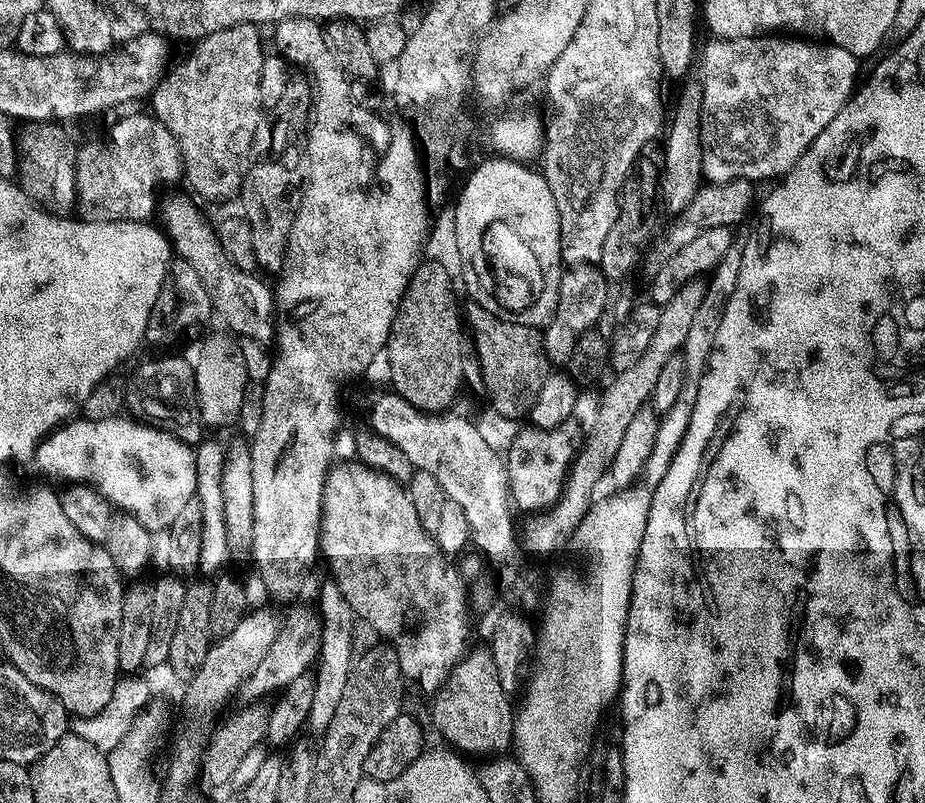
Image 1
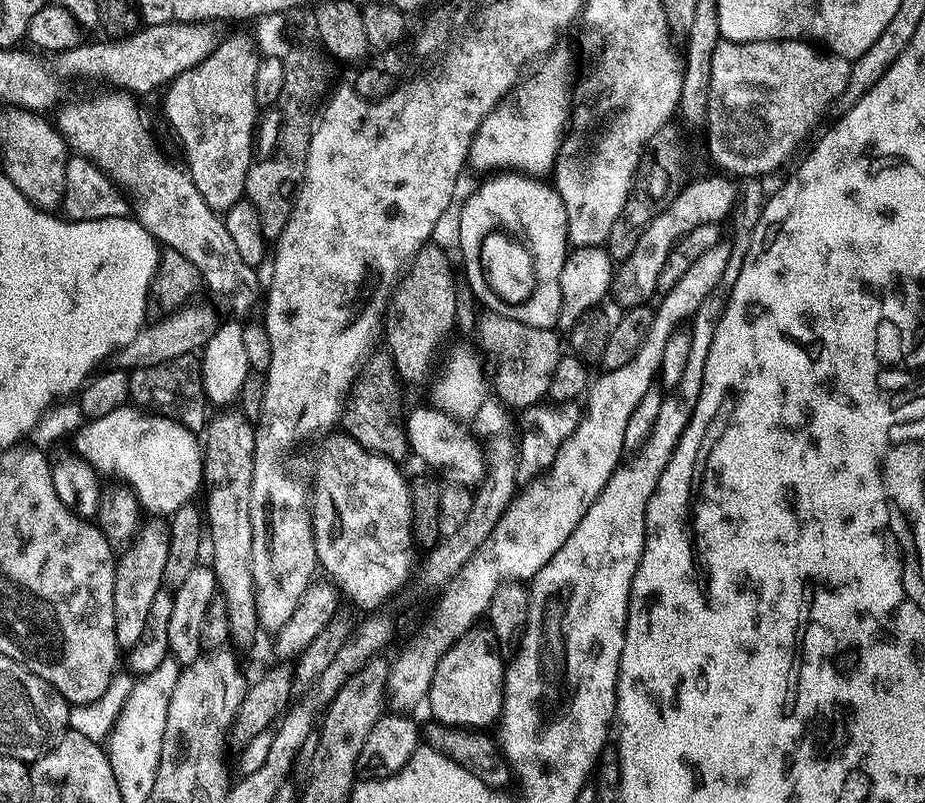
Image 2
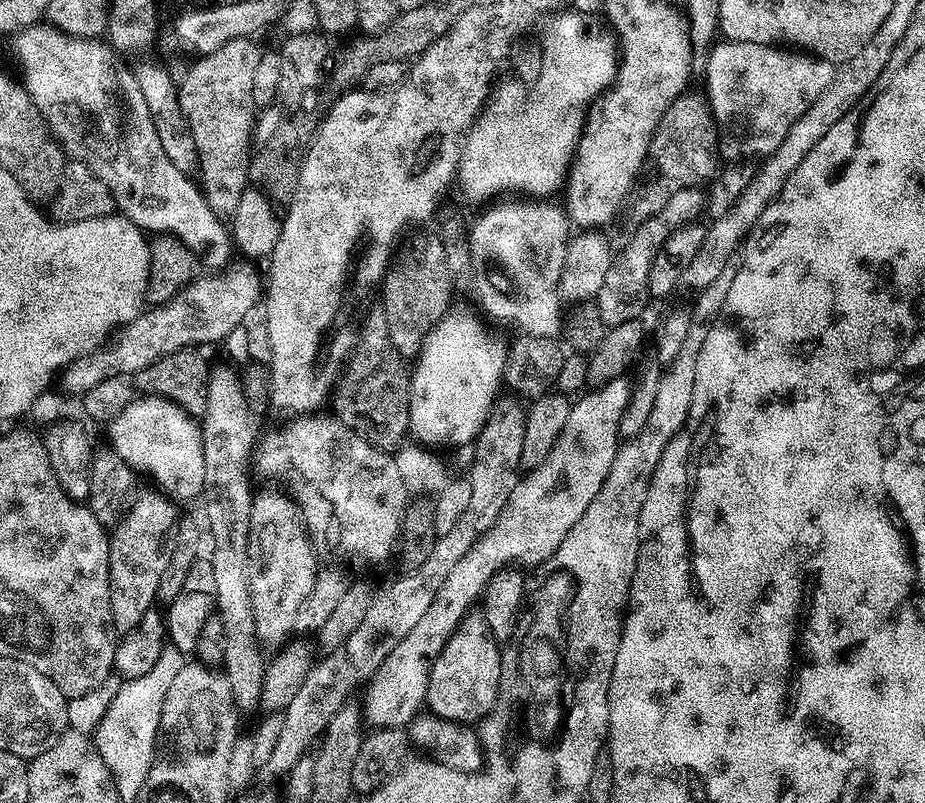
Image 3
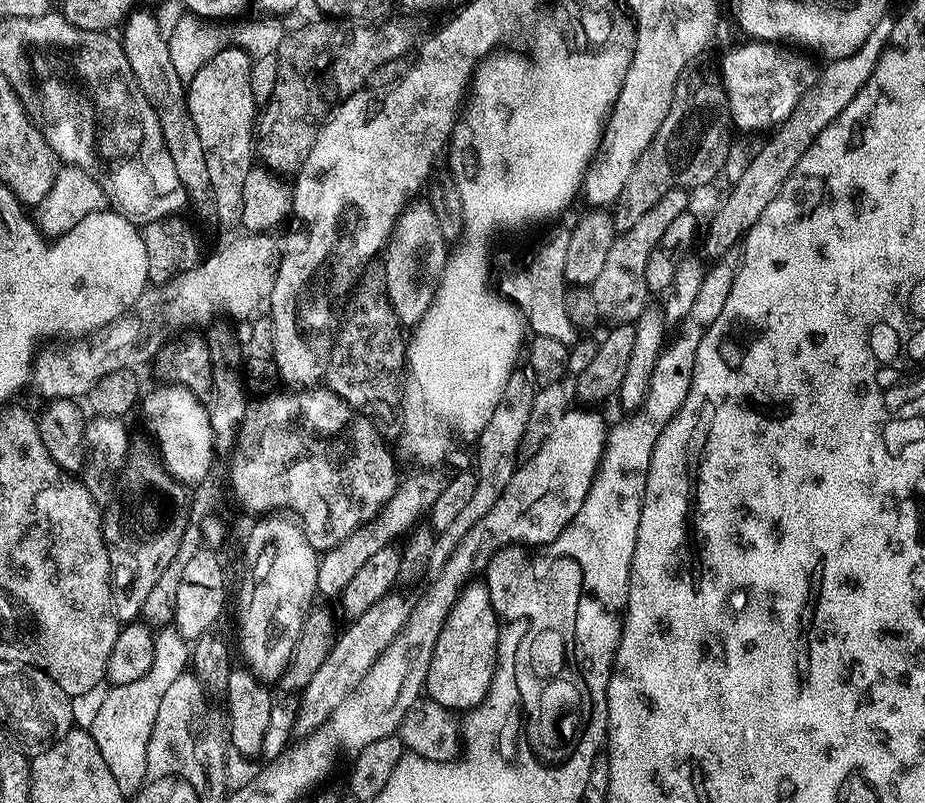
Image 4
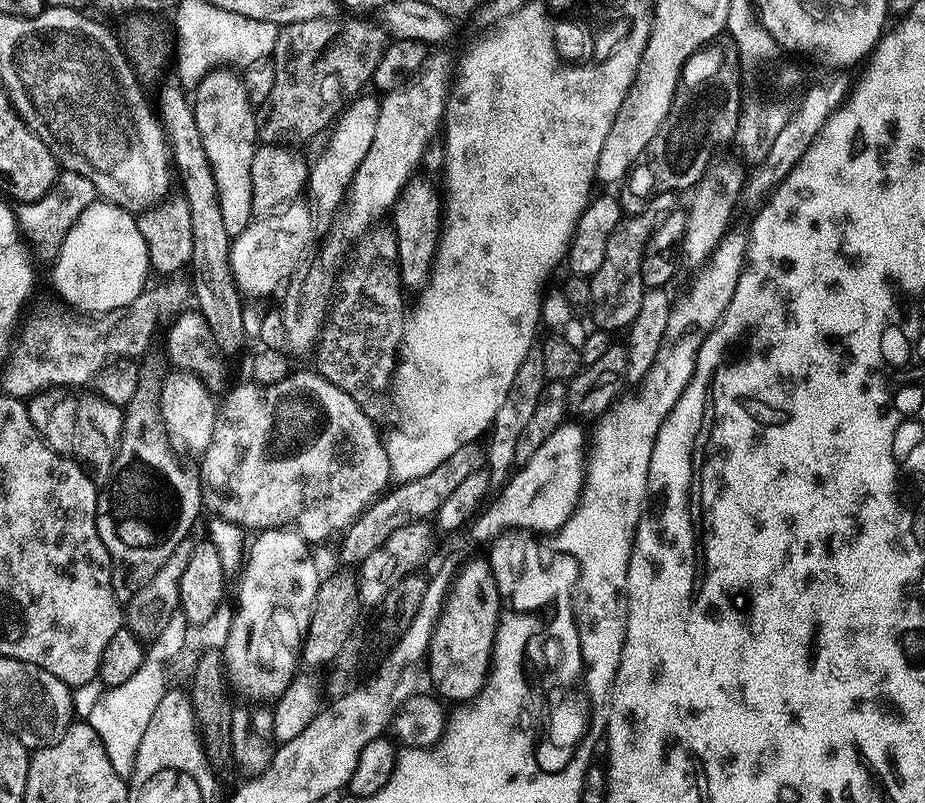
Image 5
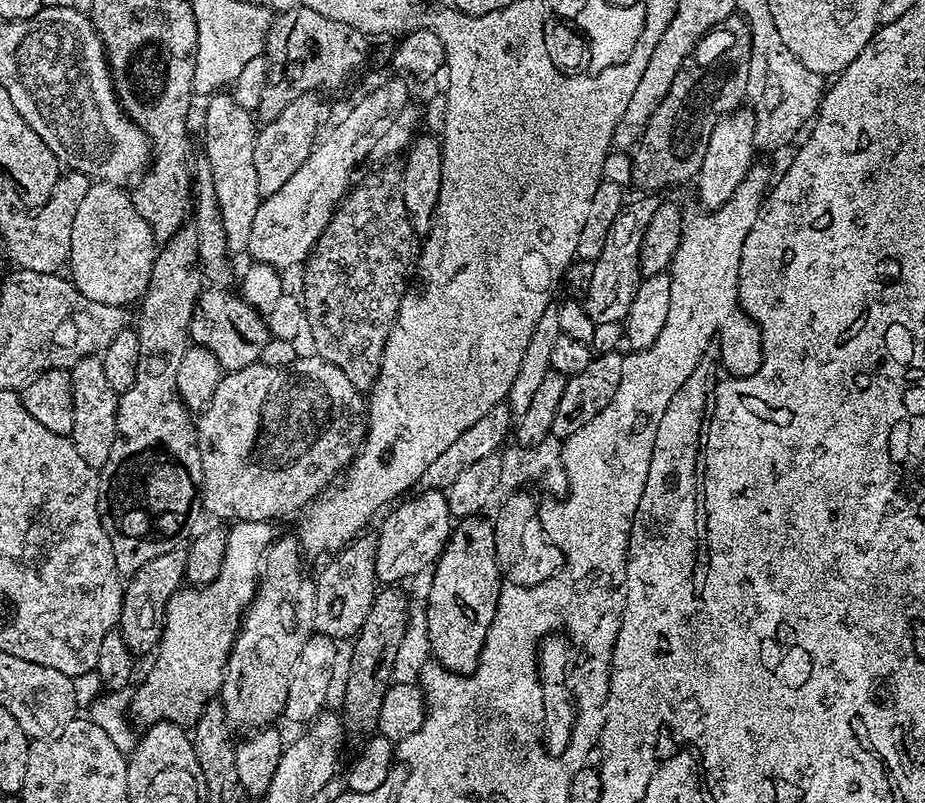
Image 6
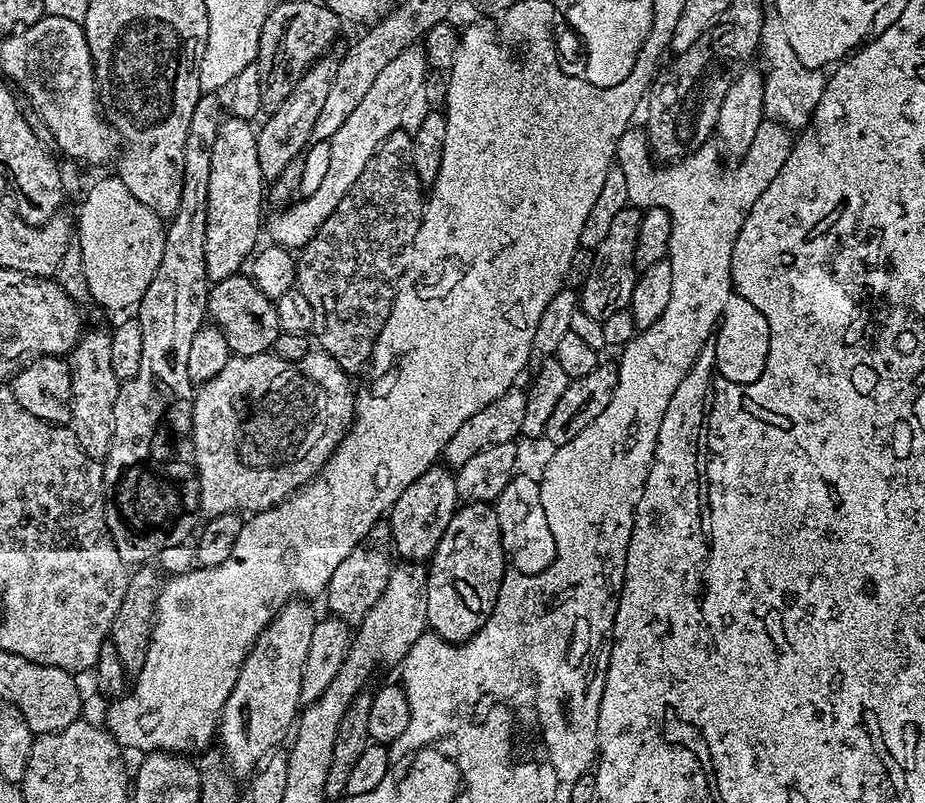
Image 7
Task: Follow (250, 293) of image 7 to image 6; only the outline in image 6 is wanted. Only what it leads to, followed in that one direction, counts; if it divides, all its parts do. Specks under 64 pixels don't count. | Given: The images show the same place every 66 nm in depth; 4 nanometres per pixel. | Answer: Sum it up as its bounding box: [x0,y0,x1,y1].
[189,286,272,373]

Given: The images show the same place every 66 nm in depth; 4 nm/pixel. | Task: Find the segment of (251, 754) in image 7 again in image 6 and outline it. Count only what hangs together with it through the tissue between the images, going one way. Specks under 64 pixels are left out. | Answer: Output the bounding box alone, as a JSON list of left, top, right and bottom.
[218,538,316,730]

